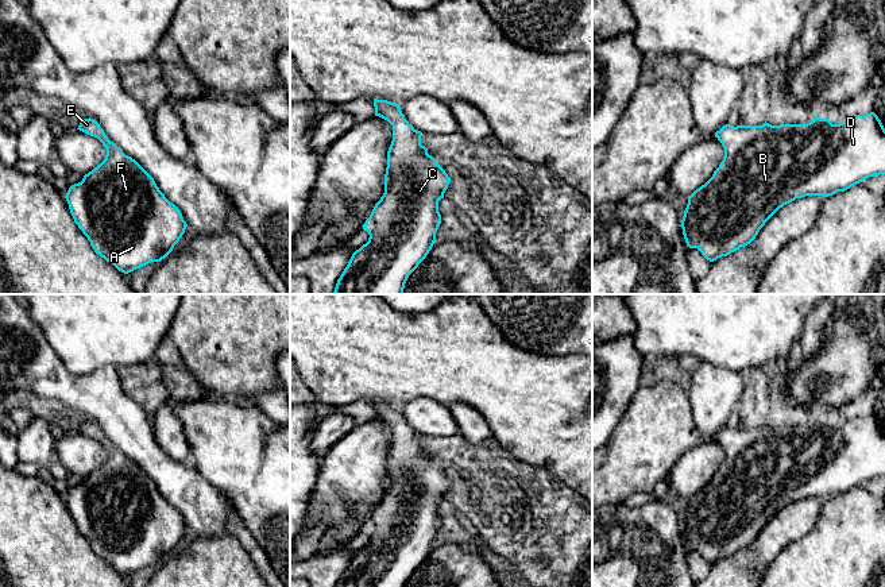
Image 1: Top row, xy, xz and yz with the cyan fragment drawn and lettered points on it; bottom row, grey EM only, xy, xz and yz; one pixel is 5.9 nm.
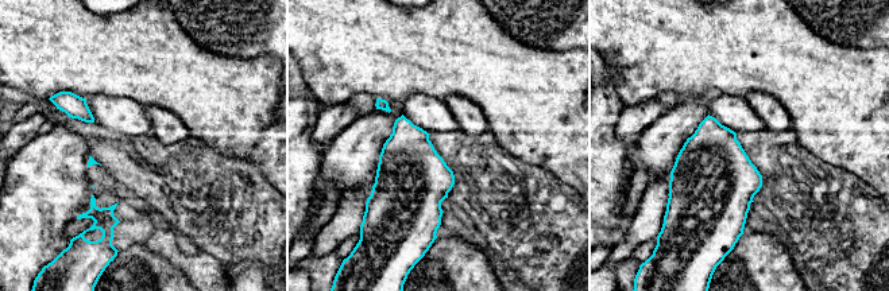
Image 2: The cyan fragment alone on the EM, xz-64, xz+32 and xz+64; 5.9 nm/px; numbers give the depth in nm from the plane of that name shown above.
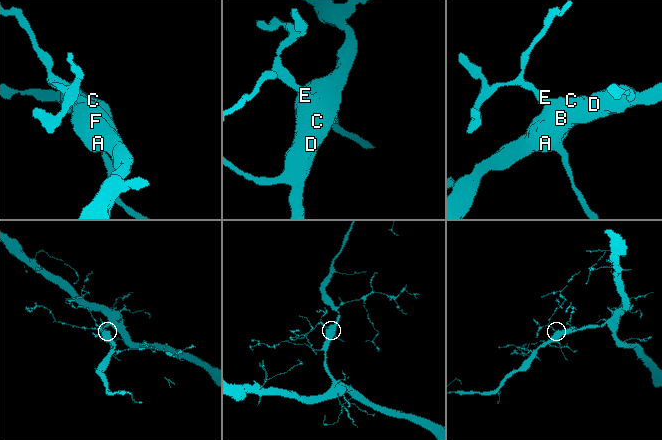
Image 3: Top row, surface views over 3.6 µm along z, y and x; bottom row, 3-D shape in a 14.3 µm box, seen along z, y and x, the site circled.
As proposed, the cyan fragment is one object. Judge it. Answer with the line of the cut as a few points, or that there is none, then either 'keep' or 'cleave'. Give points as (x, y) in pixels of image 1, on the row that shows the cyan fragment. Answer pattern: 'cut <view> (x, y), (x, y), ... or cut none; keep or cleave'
cut none; keep

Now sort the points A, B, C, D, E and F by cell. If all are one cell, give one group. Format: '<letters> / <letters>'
A B C D E F

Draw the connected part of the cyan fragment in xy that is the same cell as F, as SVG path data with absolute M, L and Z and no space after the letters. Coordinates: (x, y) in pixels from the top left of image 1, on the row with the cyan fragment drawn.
M82 119L77 130L97 138L107 148L107 155L81 182L72 185L65 196L74 223L94 252L124 274L161 262L188 227L181 211L165 197L154 178L135 159L108 139L96 120Z

